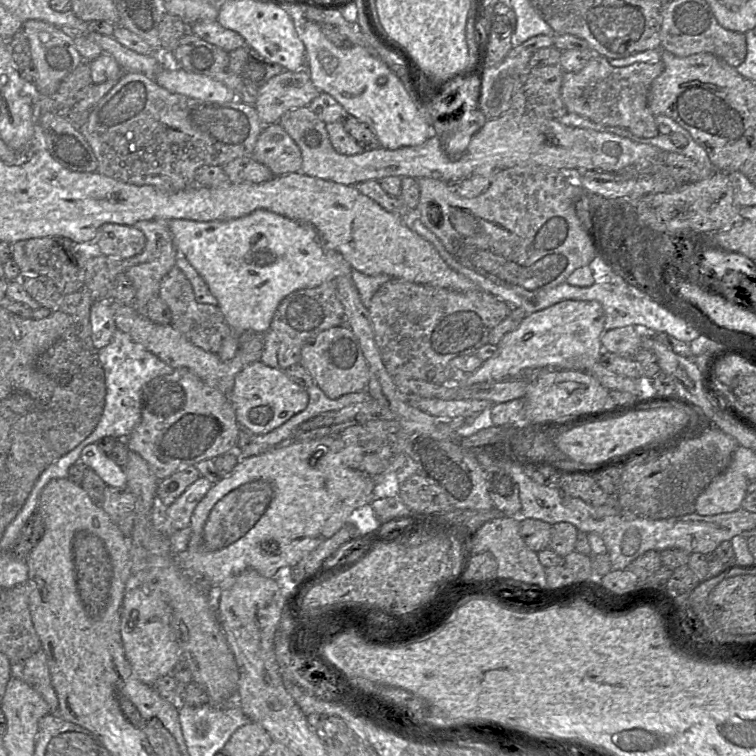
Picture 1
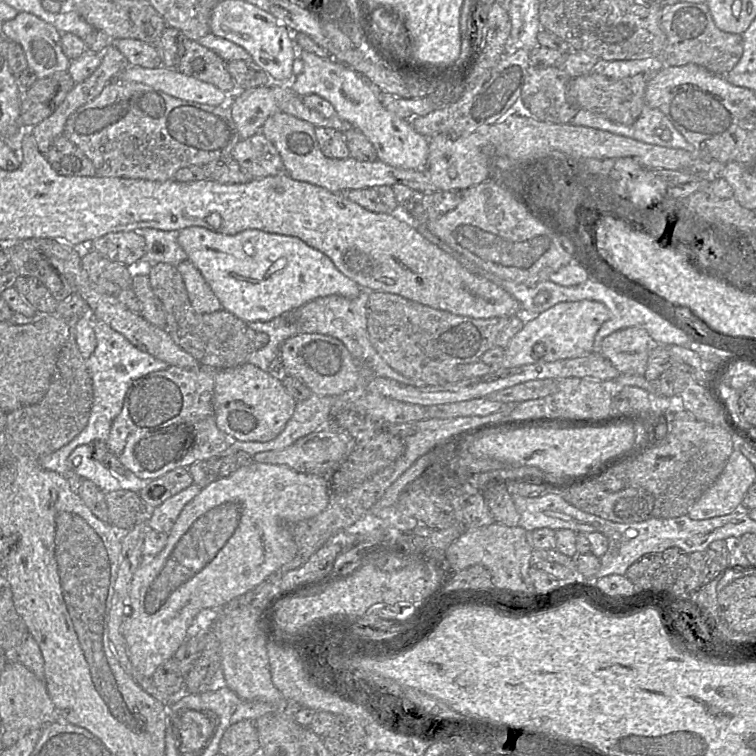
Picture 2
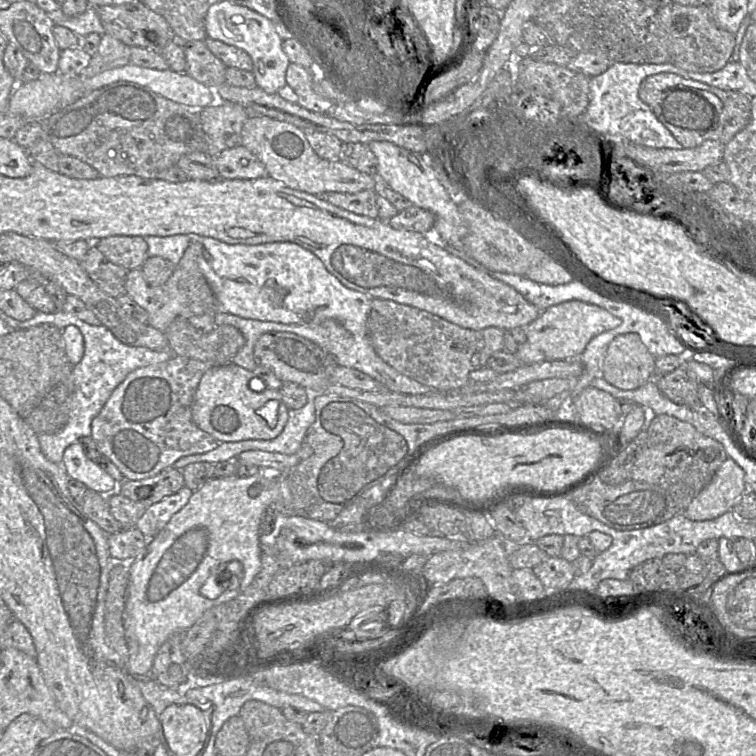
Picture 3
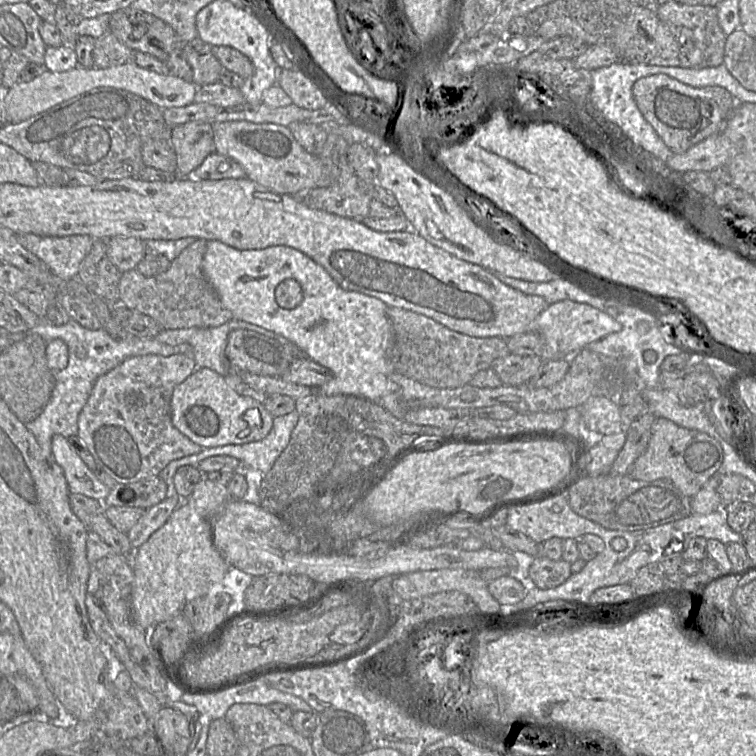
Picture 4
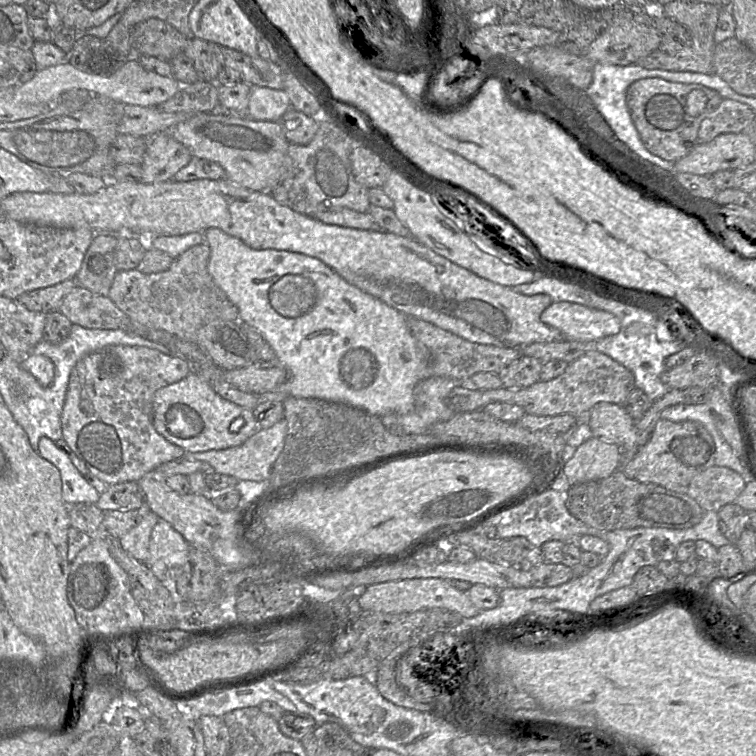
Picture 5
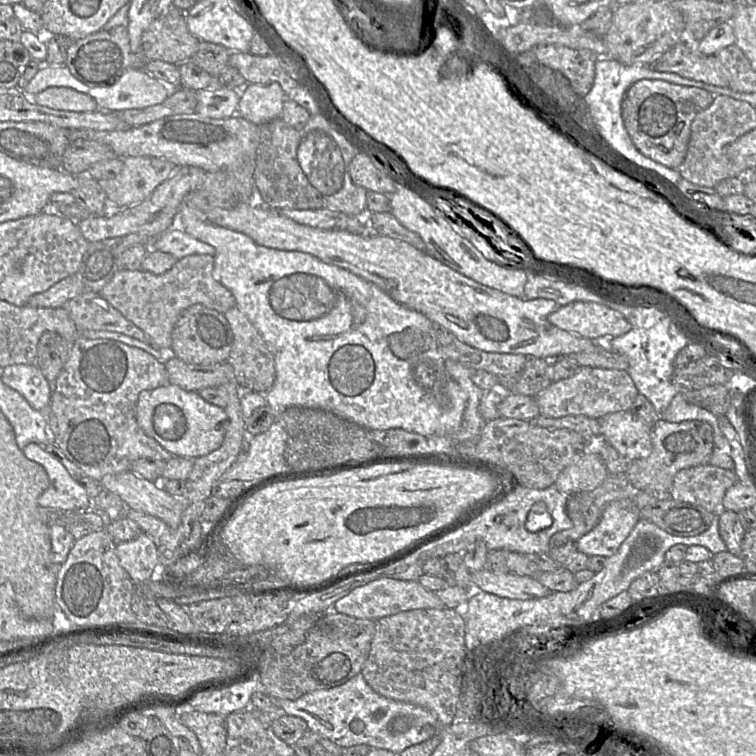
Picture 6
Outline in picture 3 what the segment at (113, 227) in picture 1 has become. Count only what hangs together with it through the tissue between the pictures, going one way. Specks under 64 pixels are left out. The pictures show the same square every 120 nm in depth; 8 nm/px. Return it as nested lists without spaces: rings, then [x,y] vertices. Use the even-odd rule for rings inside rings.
[[[112,236],[92,242],[113,264],[131,271],[140,269],[148,258],[148,245],[143,237]]]

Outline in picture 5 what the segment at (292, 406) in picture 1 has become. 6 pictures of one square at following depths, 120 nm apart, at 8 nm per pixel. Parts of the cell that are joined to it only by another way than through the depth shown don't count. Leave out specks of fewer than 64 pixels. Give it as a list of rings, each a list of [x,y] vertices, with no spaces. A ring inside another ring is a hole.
[[[190,373],[181,381],[155,393],[153,424],[159,434],[186,452],[205,452],[240,446],[258,432],[253,409],[219,396],[213,385]]]

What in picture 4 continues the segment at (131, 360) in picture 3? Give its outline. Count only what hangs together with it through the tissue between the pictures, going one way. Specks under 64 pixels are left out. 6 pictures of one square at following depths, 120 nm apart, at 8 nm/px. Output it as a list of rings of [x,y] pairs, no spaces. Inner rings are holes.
[[[73,320],[62,326],[53,326],[41,321],[29,332],[30,334],[38,334],[47,344],[54,339],[61,339],[67,344],[69,350],[66,368],[55,374],[56,383],[50,401],[36,419],[25,424],[27,429],[35,436],[45,455],[52,455],[53,436],[60,435],[67,439],[77,436],[79,415],[99,377],[133,356],[156,354],[169,357],[191,351],[188,344],[171,346],[150,338],[126,337],[124,340],[118,340],[102,328],[90,330]]]

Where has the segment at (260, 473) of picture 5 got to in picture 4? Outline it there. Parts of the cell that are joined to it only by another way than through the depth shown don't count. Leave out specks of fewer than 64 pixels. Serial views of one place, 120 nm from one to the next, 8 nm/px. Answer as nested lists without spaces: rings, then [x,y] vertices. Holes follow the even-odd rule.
[[[293,411],[289,414],[286,414],[280,417],[275,417],[273,421],[273,427],[270,433],[262,440],[259,440],[257,442],[250,442],[246,444],[239,444],[239,445],[223,445],[223,446],[218,446],[213,448],[203,448],[203,450],[197,454],[193,454],[190,456],[186,456],[186,457],[171,461],[159,473],[158,477],[163,479],[167,483],[171,483],[173,480],[173,477],[175,476],[175,473],[181,466],[191,465],[191,466],[197,467],[202,460],[207,459],[209,457],[213,457],[213,456],[234,457],[241,462],[243,467],[247,469],[259,471],[262,474],[266,474],[272,468],[276,459],[287,447],[290,441],[291,433],[294,427],[296,426],[297,421],[298,421],[298,413],[296,411]]]

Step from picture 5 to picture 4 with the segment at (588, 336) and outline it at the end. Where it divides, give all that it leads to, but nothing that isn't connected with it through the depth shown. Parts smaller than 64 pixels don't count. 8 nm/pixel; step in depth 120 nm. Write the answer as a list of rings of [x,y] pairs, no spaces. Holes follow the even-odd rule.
[[[569,299],[548,306],[535,320],[535,331],[544,339],[552,352],[552,357],[570,357],[608,334],[619,332],[622,324],[612,316],[586,303]]]

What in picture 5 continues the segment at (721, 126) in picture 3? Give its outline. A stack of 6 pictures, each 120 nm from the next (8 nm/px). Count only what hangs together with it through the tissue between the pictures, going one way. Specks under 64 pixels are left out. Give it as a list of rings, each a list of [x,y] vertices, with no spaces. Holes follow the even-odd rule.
[[[643,78],[626,91],[626,104],[644,146],[654,155],[677,161],[698,143],[701,122],[723,100],[721,95],[700,84],[670,82],[662,78]]]

